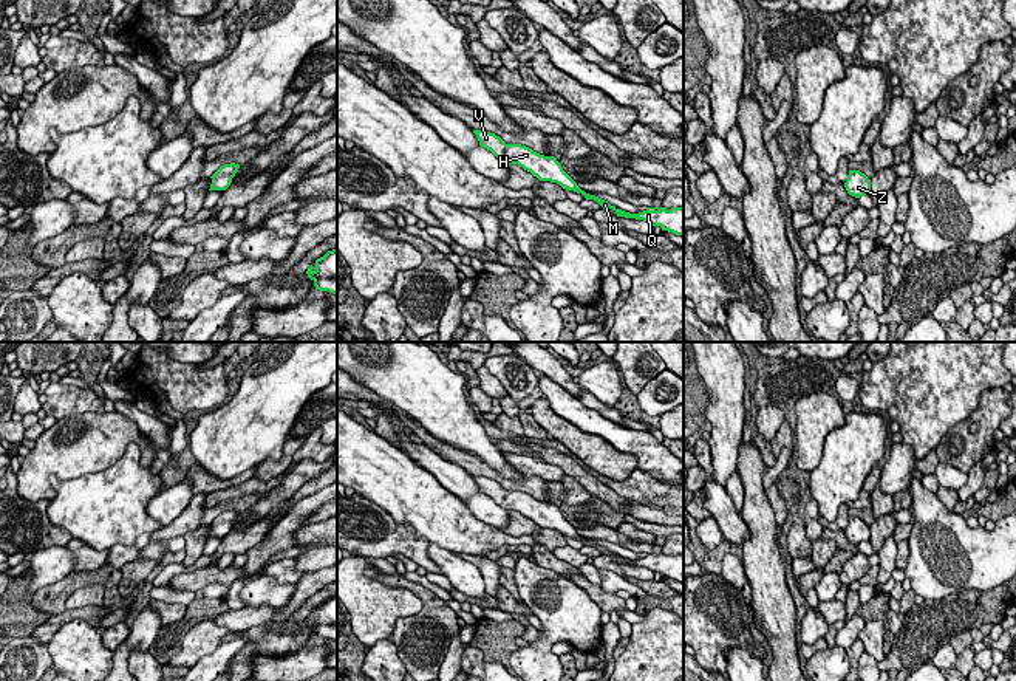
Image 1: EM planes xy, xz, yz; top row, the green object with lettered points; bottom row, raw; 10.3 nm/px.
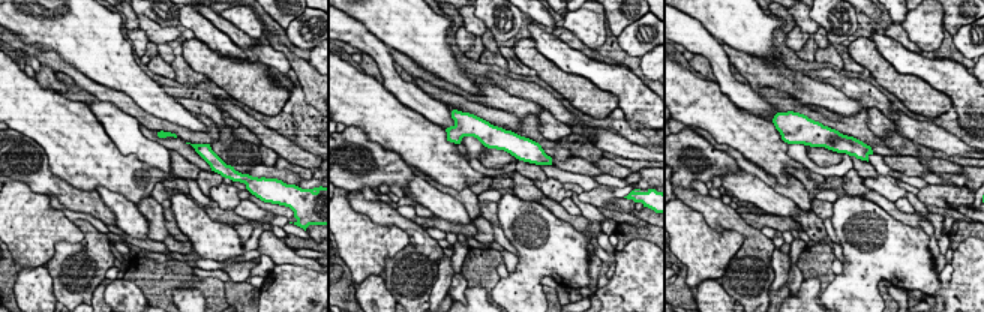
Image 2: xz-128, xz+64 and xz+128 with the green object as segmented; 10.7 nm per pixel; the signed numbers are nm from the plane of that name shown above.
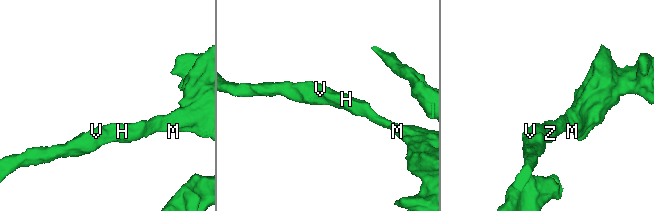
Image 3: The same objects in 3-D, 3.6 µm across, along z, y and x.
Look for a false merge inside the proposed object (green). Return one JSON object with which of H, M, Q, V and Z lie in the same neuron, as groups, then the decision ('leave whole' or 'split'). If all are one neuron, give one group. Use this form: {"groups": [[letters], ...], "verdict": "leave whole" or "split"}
{"groups": [["H", "M", "Q", "V", "Z"]], "verdict": "leave whole"}

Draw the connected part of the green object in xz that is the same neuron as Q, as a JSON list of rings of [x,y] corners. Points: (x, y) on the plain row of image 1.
[[[473,477],[479,492],[490,497],[496,505],[507,511],[518,511],[524,517],[530,518],[540,528],[551,528],[560,531],[566,537],[581,540],[586,546],[597,548],[603,556],[612,556],[617,563],[636,565],[660,573],[662,577],[684,582],[684,554],[646,554],[643,559],[629,560],[608,548],[589,542],[581,537],[577,529],[563,517],[555,503],[544,503],[521,491],[506,491],[499,483],[486,477]]]

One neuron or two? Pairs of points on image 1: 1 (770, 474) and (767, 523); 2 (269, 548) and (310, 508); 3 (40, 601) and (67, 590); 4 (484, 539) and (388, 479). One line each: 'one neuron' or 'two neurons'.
1: two neurons
2: one neuron
3: one neuron
4: one neuron

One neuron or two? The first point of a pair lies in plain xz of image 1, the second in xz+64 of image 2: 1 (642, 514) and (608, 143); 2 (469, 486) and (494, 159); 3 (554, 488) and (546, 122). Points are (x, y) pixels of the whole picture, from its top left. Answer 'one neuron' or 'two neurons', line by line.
1: one neuron
2: two neurons
3: two neurons

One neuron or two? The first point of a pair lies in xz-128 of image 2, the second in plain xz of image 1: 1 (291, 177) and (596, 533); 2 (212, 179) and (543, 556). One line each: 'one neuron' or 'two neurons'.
1: one neuron
2: two neurons

